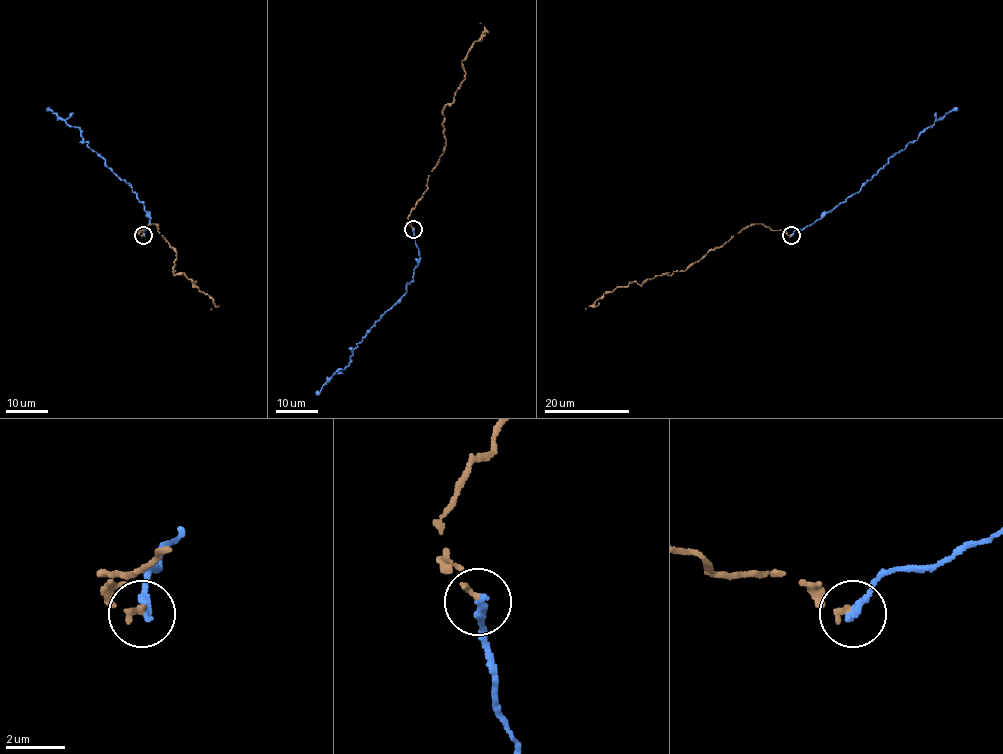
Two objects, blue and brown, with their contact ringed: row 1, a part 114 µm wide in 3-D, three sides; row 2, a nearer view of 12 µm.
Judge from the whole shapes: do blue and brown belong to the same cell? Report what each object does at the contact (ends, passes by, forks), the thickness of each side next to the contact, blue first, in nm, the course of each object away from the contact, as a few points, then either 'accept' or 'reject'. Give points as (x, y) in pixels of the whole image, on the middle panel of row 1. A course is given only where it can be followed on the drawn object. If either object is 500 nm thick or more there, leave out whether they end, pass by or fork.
blue ends there; brown ends there; 280 nm thick on the blue side, 220 nm on the other; blue runs (413, 229), (419, 263), (407, 291), (357, 344), (351, 362), (338, 369), (316, 395); brown runs (413, 228), (408, 215), (446, 144), (443, 109), (465, 78), (462, 64), (481, 38), (480, 23); accept

